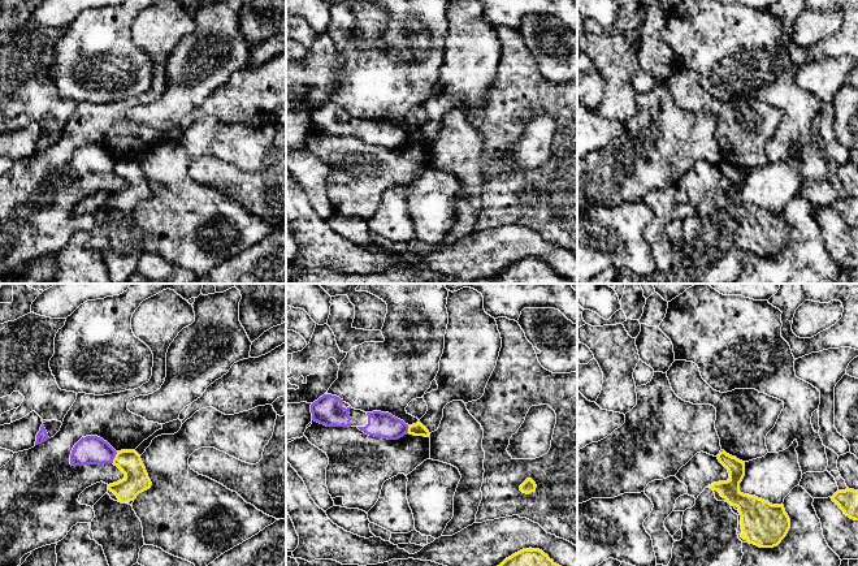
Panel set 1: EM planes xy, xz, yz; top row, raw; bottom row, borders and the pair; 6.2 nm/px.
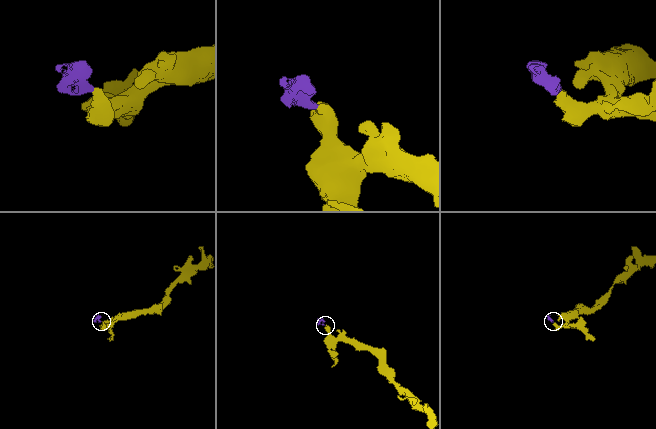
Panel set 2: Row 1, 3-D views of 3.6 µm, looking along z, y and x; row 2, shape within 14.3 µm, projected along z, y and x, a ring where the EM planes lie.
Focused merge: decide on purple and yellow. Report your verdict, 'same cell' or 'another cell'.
another cell

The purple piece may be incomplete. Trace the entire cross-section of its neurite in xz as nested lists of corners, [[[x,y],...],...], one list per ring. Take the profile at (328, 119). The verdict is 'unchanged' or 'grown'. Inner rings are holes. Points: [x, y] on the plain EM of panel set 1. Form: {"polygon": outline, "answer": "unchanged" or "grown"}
{"polygon": [[[324,103],[317,109],[315,109],[311,113],[311,121],[312,129],[326,135],[358,135],[364,142],[374,146],[398,148],[408,141],[408,133],[389,121],[364,121],[361,118],[355,118],[339,105],[332,103]]], "answer": "grown"}

